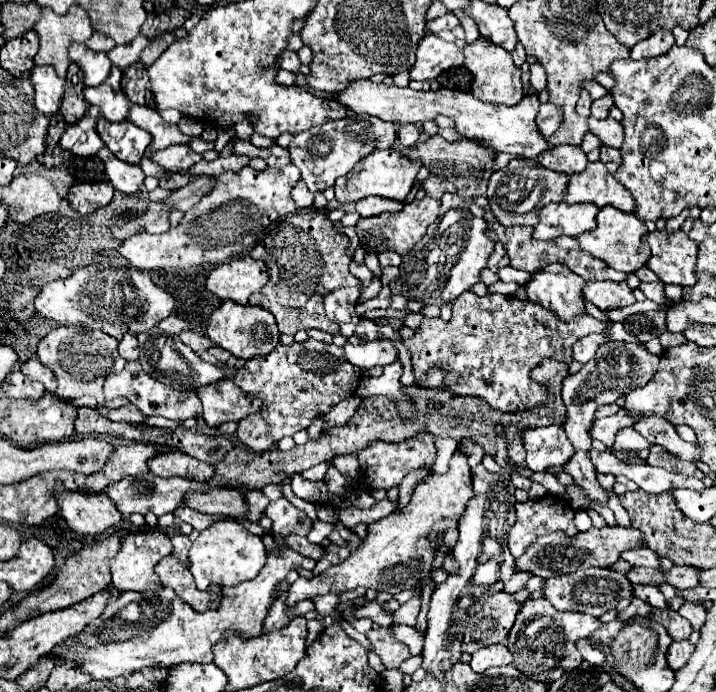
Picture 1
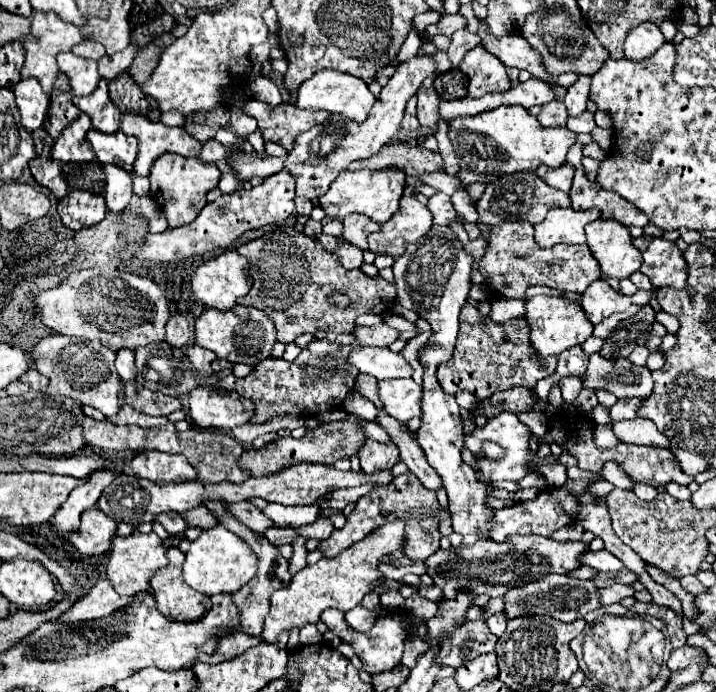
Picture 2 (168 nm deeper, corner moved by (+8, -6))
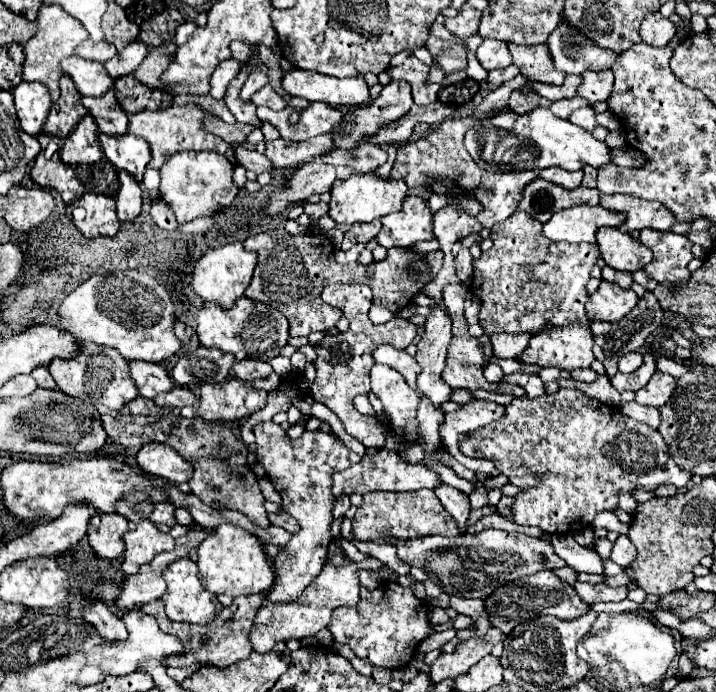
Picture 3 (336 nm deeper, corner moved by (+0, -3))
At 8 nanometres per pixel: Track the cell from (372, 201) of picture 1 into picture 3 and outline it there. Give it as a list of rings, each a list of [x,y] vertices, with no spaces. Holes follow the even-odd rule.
[[[372,220],[368,224],[352,224],[350,228],[346,228],[346,234],[344,234],[344,242],[342,242],[342,250],[348,250],[352,248],[354,244],[362,242],[362,244],[368,244],[370,240],[376,238],[376,234],[380,232],[382,224],[380,220]]]

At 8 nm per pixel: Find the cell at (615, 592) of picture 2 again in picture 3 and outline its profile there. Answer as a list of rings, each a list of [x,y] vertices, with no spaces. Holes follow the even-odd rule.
[[[576,582],[576,592],[580,592],[582,600],[590,600],[590,604],[596,602],[620,602],[628,596],[626,586],[606,586],[606,584],[588,584],[588,582]]]

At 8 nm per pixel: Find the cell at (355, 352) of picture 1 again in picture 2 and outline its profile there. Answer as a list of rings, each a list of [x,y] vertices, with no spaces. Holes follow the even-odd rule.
[[[358,347],[350,353],[348,363],[356,365],[360,373],[368,373],[376,379],[392,377],[412,377],[414,369],[400,353],[382,347]]]

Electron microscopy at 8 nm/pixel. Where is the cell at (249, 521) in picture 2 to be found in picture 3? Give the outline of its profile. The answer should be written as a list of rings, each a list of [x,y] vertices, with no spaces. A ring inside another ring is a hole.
[[[278,510],[274,514],[268,514],[268,520],[270,520],[272,526],[280,526],[280,528],[292,532],[292,534],[296,534],[300,530],[300,526],[296,524],[296,520],[292,516],[288,516],[288,512],[284,512],[284,510]]]

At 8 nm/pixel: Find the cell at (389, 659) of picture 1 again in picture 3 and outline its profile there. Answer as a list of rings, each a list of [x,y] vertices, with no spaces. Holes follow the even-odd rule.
[[[382,582],[378,588],[369,591],[360,587],[360,602],[354,607],[338,607],[332,612],[330,632],[336,642],[348,644],[358,658],[382,668],[404,668],[414,656],[418,644],[428,636],[430,620],[428,608],[418,600],[410,588],[400,584]]]

